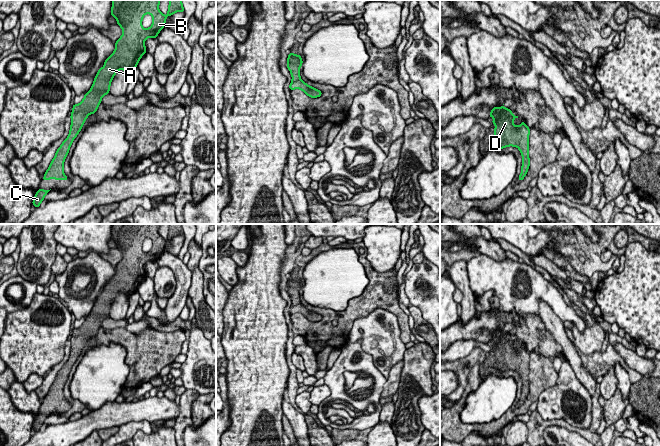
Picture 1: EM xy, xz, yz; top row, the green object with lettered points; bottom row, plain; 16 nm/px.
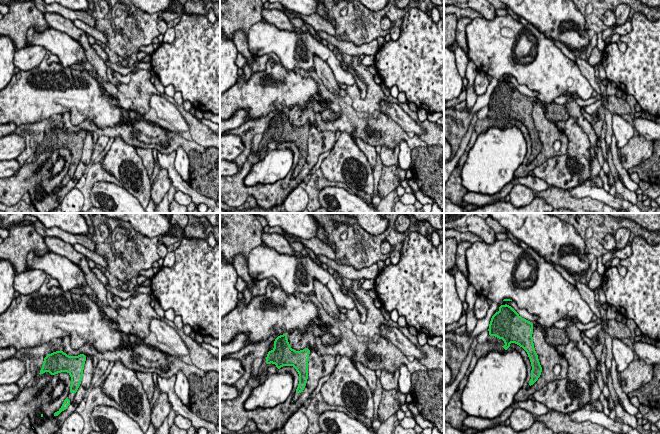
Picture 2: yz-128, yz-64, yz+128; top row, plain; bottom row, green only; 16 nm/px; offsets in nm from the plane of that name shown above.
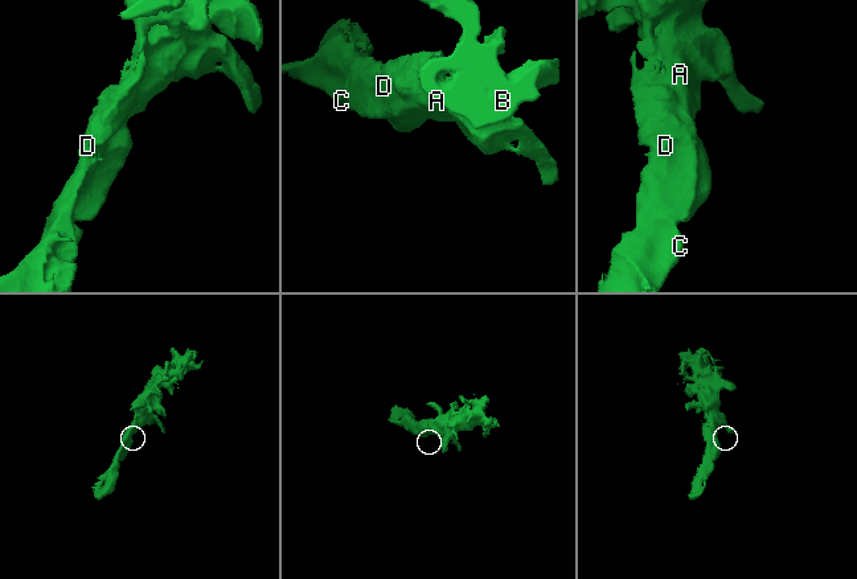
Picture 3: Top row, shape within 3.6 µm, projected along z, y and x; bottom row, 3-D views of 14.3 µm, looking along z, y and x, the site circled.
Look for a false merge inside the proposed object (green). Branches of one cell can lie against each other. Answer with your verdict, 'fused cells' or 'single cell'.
single cell

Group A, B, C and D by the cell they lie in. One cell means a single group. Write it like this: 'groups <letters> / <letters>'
groups A B C D

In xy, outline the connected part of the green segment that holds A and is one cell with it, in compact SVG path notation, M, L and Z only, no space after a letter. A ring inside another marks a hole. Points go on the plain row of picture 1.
M112 224L111 239L115 241L115 243L117 244L117 249L121 251L123 257L115 267L114 276L105 284L104 290L97 296L90 314L85 317L83 324L79 328L73 329L72 337L70 340L71 350L69 359L57 373L56 378L49 389L49 392L44 398L44 405L50 404L52 402L55 404L68 404L67 400L64 398L64 385L68 379L72 366L81 355L81 352L84 349L87 341L97 335L102 322L106 318L110 317L109 314L111 305L114 302L115 298L119 294L124 294L127 297L130 297L134 292L136 292L141 281L147 276L145 271L145 264L149 261L157 261L159 256L165 250L165 246L168 240L171 240L176 236L185 236L182 224L169 224L168 236L165 240L159 234L160 225L161 224ZM146 238L150 238L153 243L152 249L147 253L142 250L142 244Z

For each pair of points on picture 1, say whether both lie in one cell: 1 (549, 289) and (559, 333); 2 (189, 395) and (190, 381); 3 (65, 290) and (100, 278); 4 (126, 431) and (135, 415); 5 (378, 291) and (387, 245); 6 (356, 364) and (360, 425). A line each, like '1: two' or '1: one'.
1: two
2: two
3: one
4: two
5: two
6: one

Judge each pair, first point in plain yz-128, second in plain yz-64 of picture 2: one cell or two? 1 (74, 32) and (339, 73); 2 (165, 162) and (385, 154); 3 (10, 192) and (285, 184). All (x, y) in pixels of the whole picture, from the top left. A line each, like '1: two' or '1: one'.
1: two
2: one
3: one

